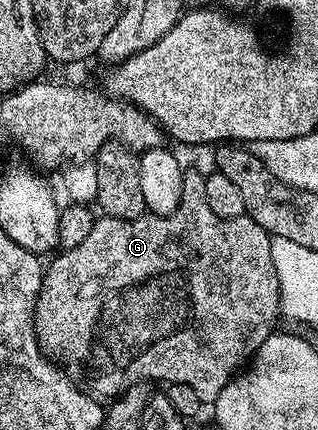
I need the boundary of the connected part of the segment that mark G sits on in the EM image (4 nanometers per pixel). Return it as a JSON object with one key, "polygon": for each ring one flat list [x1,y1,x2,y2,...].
{"polygon":[[191,167,185,168,182,197,173,213,167,213,163,217,157,213,145,212,144,216,129,221,97,216,93,220,90,235,86,235,86,239,82,239,78,247,57,252,51,258,53,261,47,262,44,282,40,288,40,295,36,298,34,318,36,340,40,342,45,354,59,362,68,376,81,386,88,396,113,399,126,392,132,385,141,384,147,379,149,382,164,381,163,383,168,385,194,387,194,392,198,394,201,403,214,403,222,387,226,387,226,383,236,376,241,366,256,354,258,347,262,347,262,343,266,343,268,336,277,328,276,317,281,316,280,288,272,263,272,237,254,218,247,215,234,219,222,219,214,215,214,211,210,211,210,207,206,204,204,178,203,172,199,173]]}

